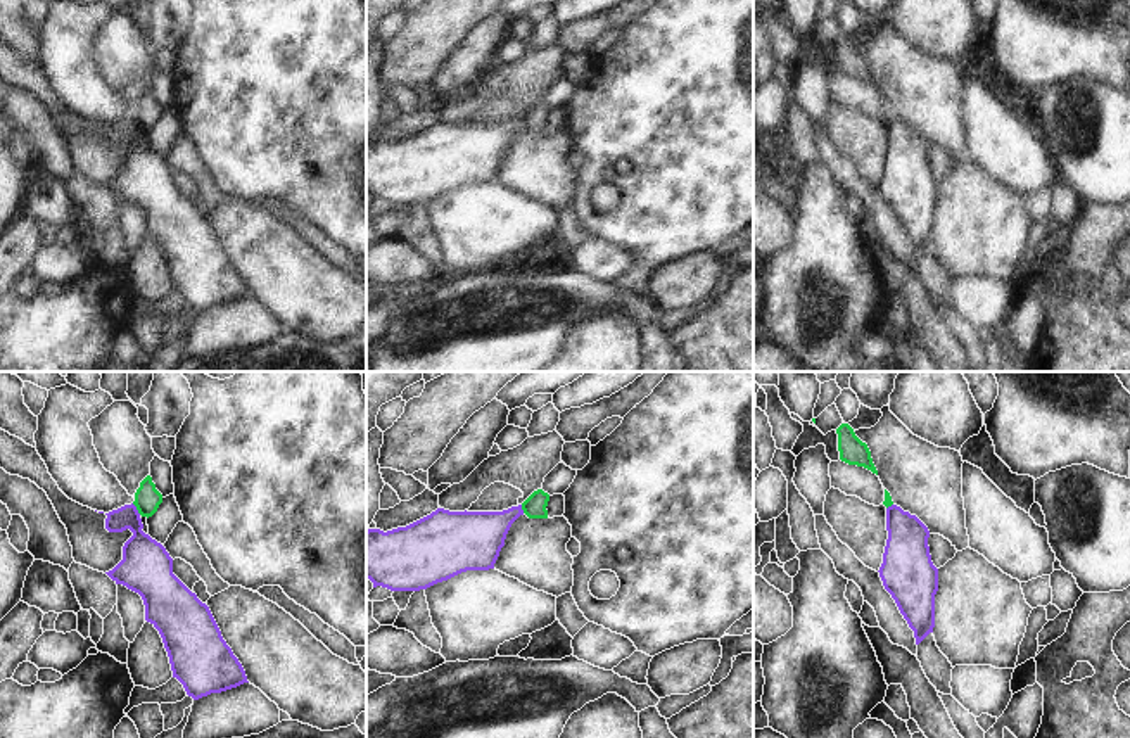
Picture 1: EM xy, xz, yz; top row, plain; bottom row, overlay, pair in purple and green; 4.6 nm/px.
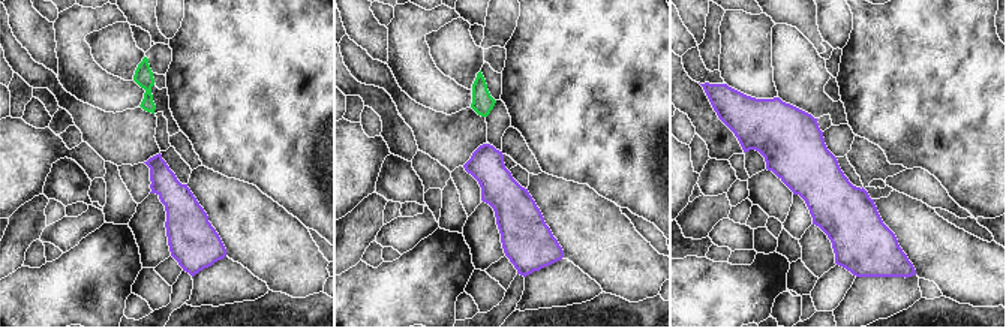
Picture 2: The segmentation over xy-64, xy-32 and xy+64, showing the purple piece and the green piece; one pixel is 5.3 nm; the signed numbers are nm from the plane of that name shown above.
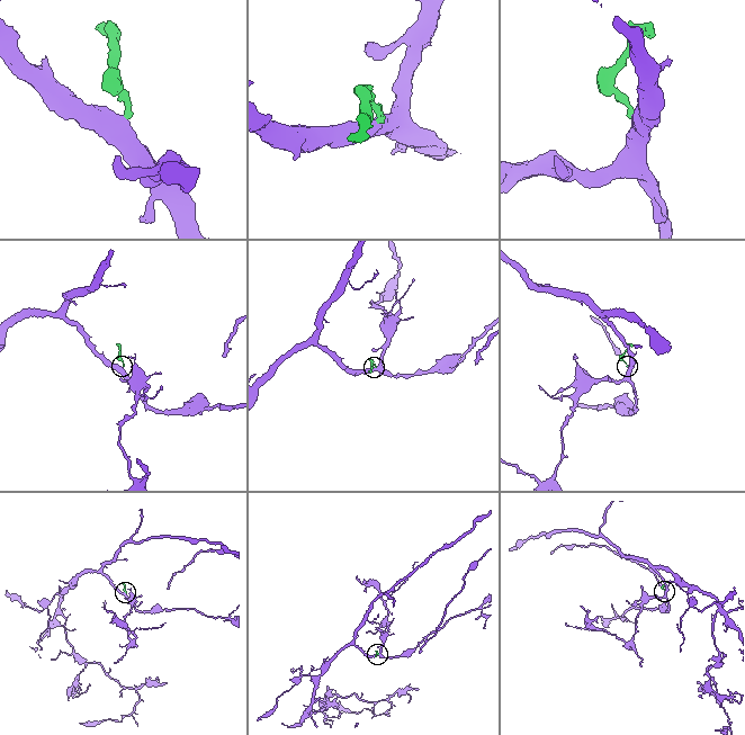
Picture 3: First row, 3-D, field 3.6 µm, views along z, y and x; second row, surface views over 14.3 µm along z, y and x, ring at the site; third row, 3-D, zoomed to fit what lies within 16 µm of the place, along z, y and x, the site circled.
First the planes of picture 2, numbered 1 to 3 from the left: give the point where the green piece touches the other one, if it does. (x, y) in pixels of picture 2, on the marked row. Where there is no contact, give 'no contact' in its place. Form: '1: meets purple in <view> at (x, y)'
1: no contact
2: no contact
3: no contact

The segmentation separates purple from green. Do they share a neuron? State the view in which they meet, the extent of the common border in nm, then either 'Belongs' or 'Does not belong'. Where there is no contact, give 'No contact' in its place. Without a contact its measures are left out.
Touches purple in xy. Shared border 70 nm. Does not belong

